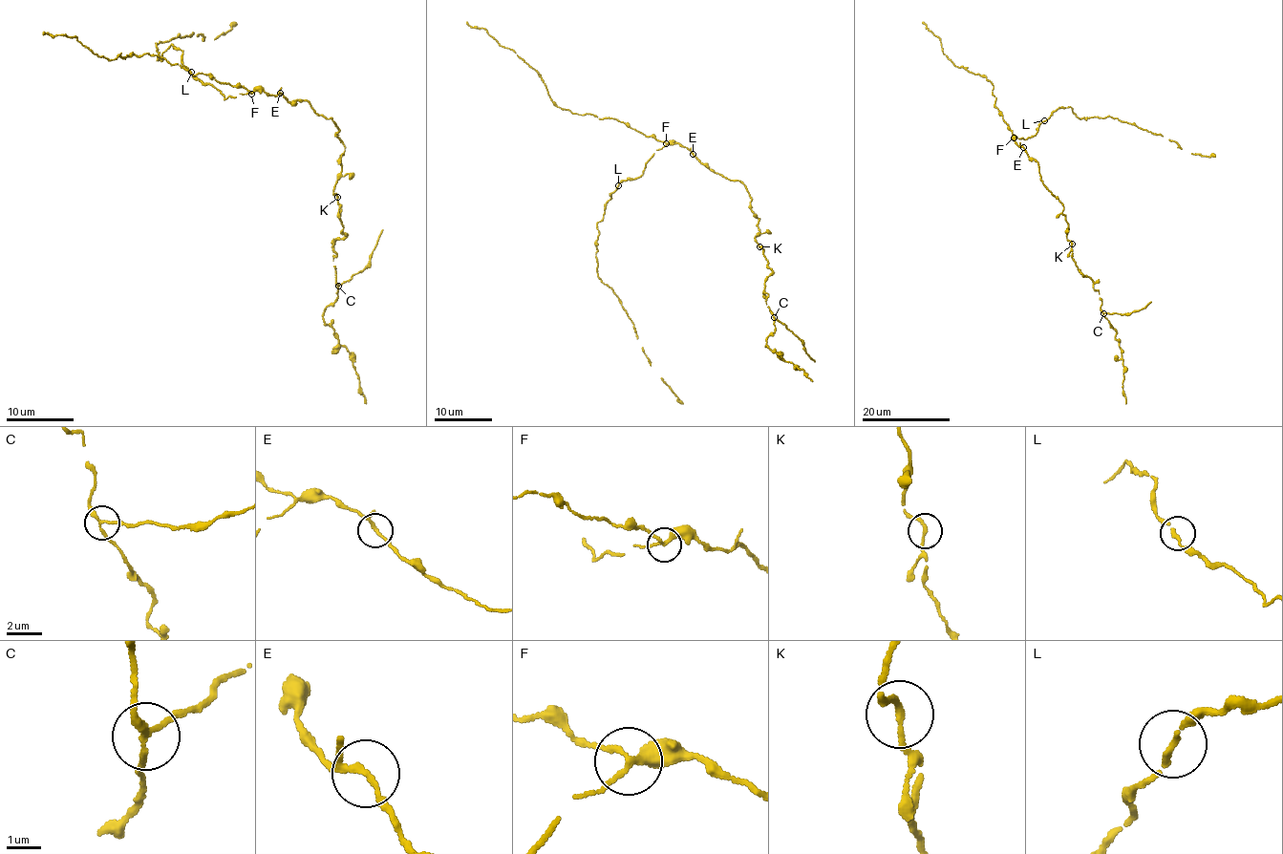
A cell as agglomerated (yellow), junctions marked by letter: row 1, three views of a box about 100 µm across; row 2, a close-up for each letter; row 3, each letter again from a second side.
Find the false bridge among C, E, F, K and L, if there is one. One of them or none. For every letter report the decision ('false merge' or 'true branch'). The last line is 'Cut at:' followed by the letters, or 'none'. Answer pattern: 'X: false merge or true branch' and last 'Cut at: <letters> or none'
C: false merge
E: true branch
F: true branch
K: true branch
L: true branch
Cut at: C

